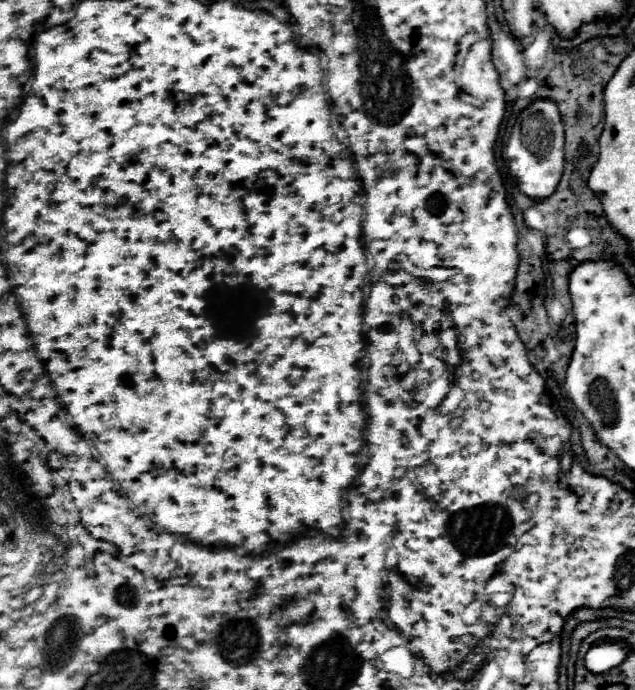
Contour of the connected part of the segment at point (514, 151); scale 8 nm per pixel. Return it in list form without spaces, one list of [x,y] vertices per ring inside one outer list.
[[[539,98],[517,116],[505,146],[505,158],[509,162],[509,172],[523,194],[529,198],[547,198],[555,192],[563,174],[563,144],[563,122],[555,100]]]

